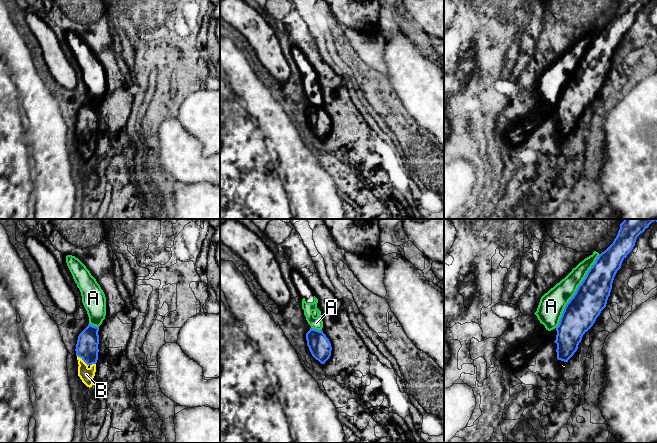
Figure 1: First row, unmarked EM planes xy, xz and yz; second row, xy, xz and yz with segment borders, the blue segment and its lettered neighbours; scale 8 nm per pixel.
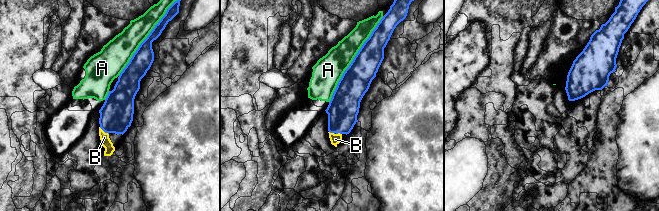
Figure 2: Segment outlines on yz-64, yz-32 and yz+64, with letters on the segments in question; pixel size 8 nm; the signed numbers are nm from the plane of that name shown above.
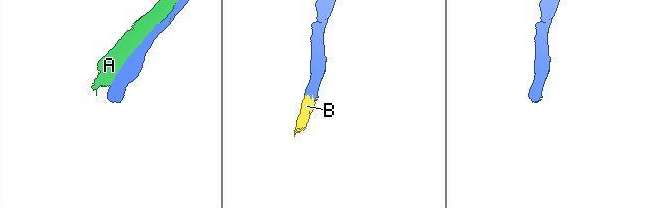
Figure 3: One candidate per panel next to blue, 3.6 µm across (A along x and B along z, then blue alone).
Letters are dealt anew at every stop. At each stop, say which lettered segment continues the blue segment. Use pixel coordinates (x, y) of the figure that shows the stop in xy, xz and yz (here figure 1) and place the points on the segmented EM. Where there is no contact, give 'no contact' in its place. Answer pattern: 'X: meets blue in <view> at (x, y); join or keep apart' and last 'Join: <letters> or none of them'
A: meets blue in yz at (576, 291); keep apart
B: meets blue in xy at (83, 360); join
Join: B

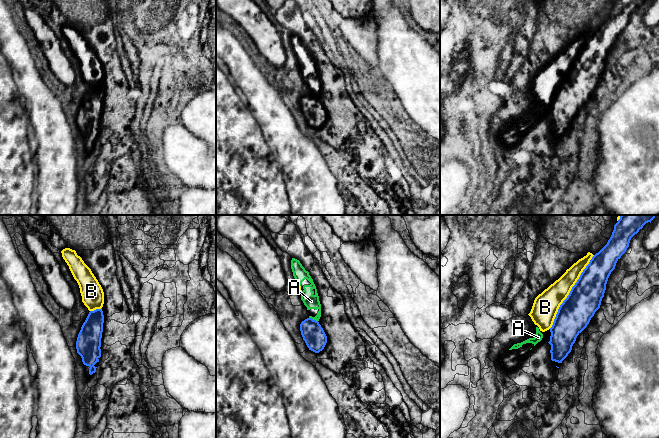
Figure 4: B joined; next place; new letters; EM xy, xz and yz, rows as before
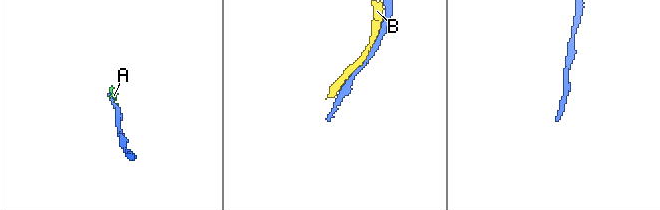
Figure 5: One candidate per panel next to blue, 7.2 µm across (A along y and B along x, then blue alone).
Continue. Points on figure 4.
A: meets blue in xz at (312, 319); keep apart
B: meets blue in yz at (570, 292); keep apart
Join: none of them

